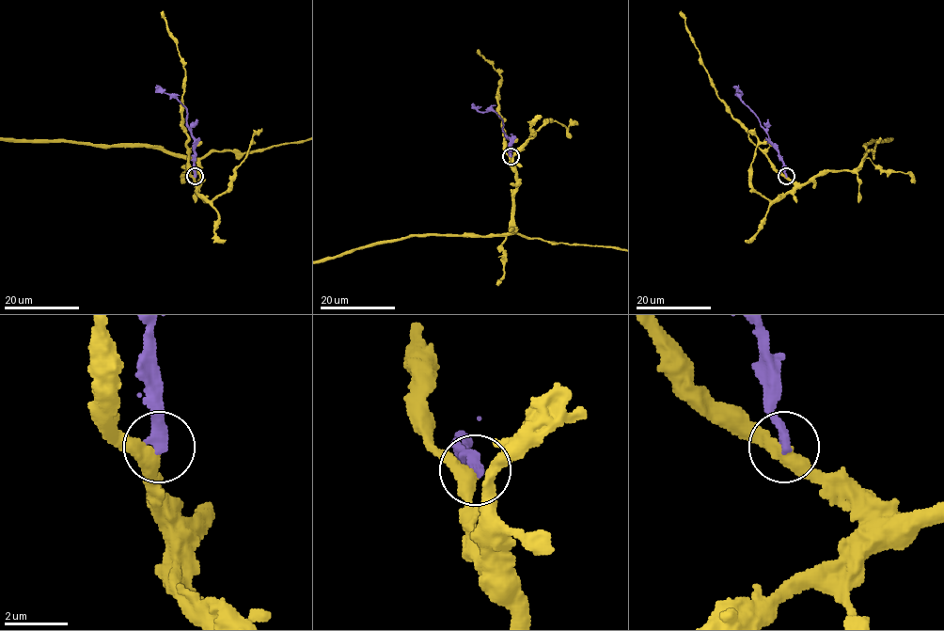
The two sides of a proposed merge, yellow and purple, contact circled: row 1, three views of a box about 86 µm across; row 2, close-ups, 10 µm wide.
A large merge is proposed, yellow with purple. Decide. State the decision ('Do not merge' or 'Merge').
Do not merge

